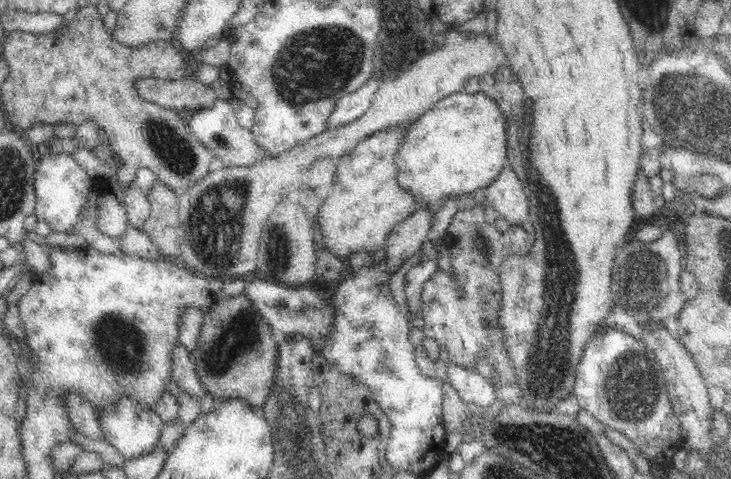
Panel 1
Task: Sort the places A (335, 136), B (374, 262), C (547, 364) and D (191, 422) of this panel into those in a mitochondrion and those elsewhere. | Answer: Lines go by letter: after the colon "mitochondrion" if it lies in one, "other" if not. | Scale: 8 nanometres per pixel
A: other
B: other
C: mitochondrion
D: other

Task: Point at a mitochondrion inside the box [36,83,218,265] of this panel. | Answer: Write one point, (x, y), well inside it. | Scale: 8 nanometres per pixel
(177, 154)

